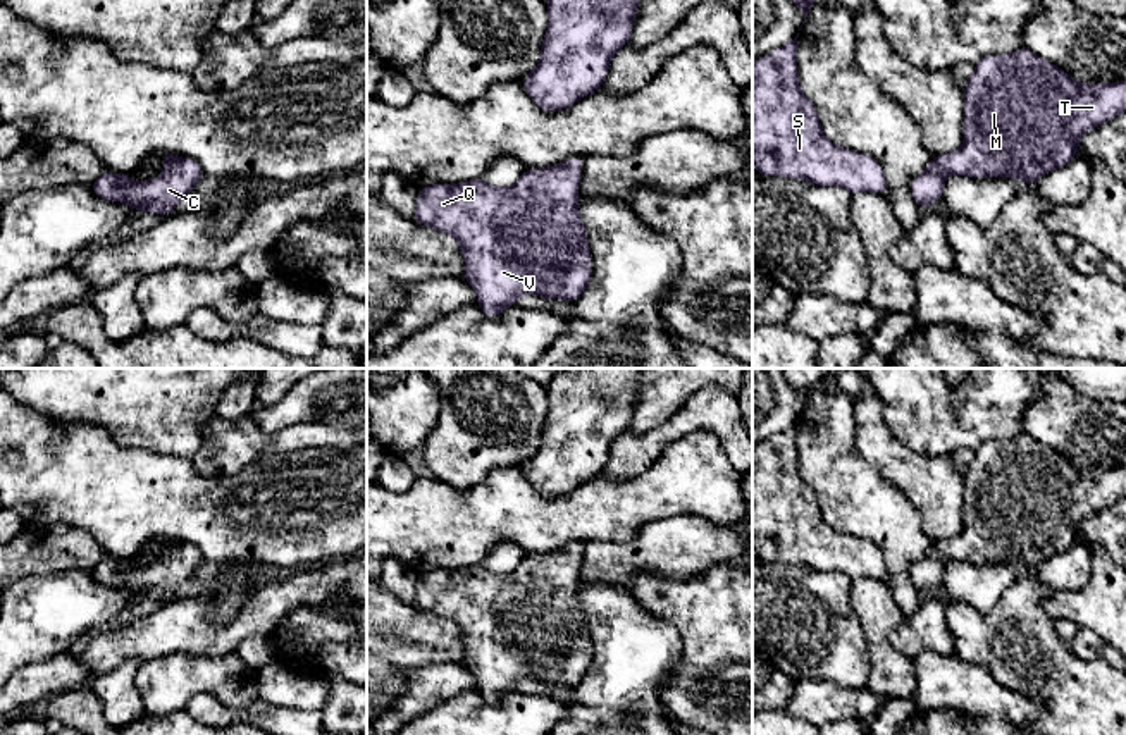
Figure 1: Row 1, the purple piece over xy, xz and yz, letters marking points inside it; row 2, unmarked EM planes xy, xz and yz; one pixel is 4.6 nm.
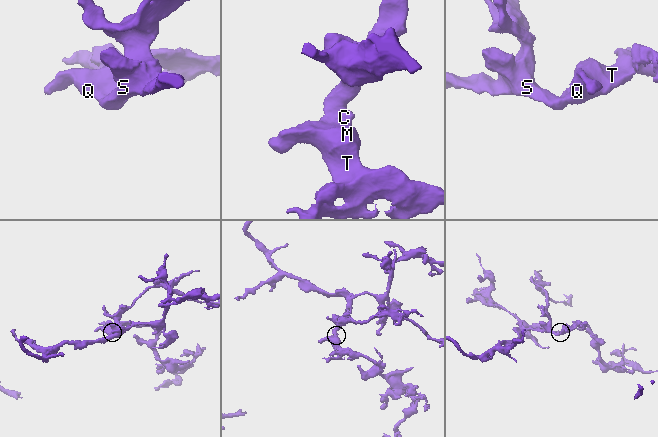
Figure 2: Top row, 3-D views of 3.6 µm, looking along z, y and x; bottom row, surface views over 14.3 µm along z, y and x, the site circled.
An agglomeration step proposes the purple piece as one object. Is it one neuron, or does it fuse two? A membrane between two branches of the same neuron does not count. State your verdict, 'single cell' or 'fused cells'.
single cell

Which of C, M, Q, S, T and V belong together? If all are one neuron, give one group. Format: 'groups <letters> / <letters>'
groups C M Q S T V

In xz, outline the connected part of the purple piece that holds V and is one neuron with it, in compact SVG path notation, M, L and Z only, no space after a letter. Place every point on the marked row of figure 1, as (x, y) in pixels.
M570 157L560 165L527 169L513 186L491 186L484 177L458 184L430 184L420 188L413 220L453 236L465 260L463 279L477 293L477 305L487 317L499 317L523 294L544 300L577 301L592 277L587 229L578 213L578 182L582 157Z

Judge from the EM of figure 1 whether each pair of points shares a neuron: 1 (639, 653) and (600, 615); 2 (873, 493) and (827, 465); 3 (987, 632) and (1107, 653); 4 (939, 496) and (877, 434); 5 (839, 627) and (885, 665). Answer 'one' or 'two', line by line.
1: one
2: one
3: two
4: one
5: two

